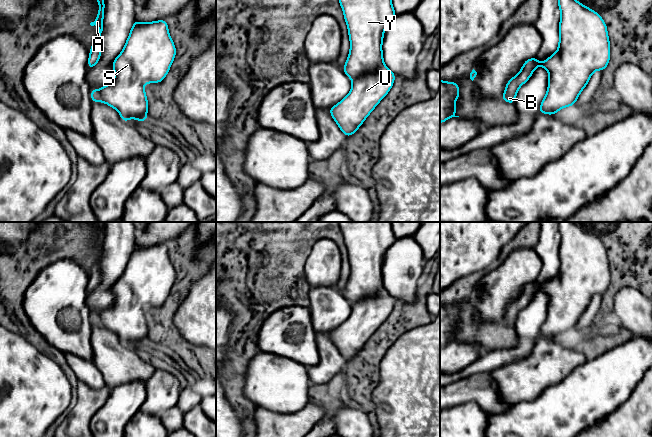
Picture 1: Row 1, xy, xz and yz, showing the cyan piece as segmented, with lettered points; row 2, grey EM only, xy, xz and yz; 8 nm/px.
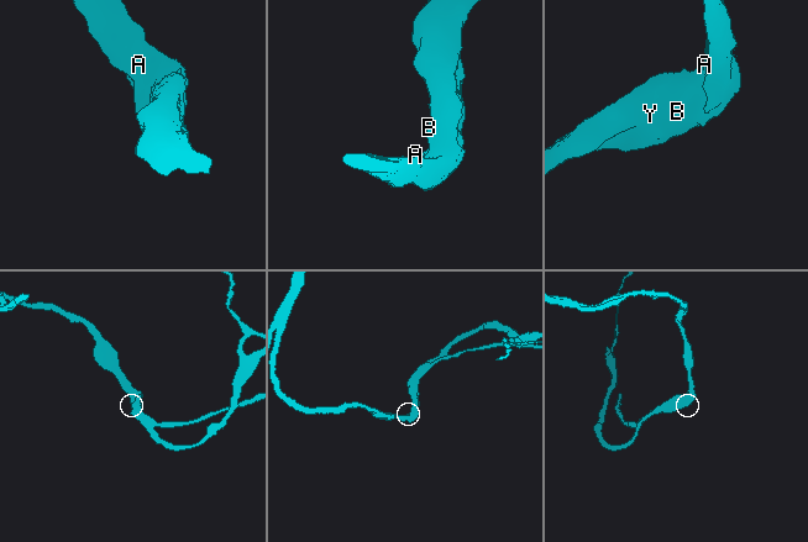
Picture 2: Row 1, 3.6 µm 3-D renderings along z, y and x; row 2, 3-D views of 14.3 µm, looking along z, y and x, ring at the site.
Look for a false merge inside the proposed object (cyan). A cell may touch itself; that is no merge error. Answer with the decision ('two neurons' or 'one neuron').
one neuron

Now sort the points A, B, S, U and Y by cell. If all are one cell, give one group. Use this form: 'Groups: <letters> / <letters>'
Groups: A B S U Y

